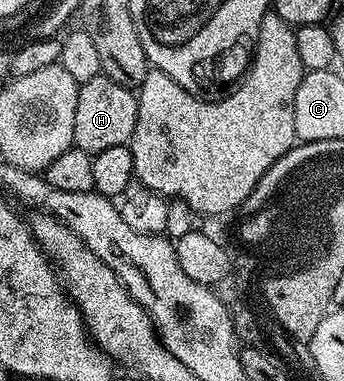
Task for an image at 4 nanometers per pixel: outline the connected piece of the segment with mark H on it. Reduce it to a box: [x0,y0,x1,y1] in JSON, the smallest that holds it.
[73,75,137,156]

